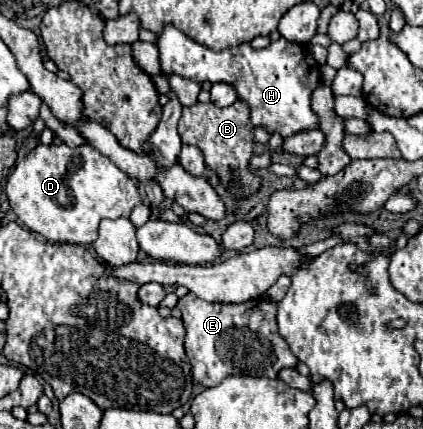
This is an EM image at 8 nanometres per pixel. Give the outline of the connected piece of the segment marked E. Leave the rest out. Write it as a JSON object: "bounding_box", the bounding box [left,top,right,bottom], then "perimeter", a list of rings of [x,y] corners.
{"bounding_box":[178,293,298,387],"perimeter":[[[192,293],[178,299],[186,327],[186,355],[192,365],[192,377],[204,387],[214,387],[228,375],[252,375],[276,379],[280,369],[296,367],[298,357],[290,351],[276,327],[276,301],[250,299],[238,305],[208,303]]]}

